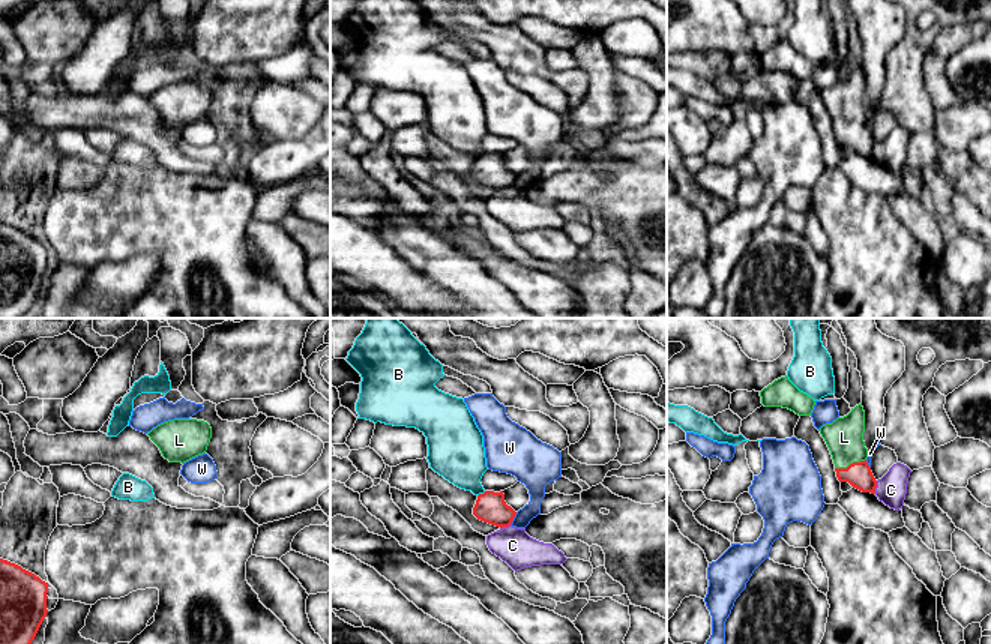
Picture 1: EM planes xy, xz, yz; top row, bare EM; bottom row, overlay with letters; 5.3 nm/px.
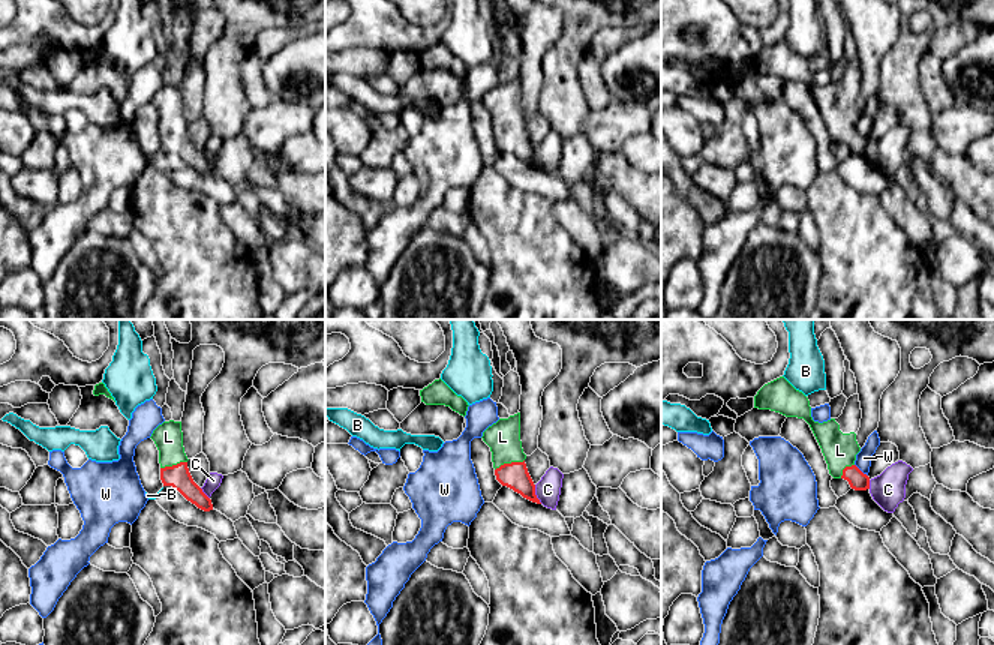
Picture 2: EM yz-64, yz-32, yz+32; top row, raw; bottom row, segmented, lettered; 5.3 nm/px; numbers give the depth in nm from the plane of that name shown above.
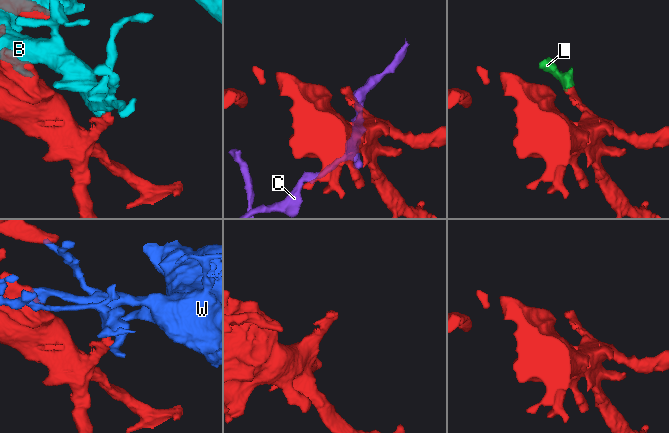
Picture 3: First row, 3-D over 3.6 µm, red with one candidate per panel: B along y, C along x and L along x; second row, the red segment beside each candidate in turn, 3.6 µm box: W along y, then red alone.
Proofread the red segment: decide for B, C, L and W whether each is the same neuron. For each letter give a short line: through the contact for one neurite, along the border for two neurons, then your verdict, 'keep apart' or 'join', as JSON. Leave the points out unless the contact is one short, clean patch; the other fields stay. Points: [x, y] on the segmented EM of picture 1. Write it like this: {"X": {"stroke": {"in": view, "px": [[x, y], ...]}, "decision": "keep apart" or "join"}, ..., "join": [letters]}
{"B": {"decision": "keep apart"}, "C": {"decision": "keep apart"}, "L": {"stroke": {"in": "yz", "px": [[859, 475], [850, 464], [844, 437]]}, "decision": "join"}, "W": {"decision": "keep apart"}, "join": ["L"]}

